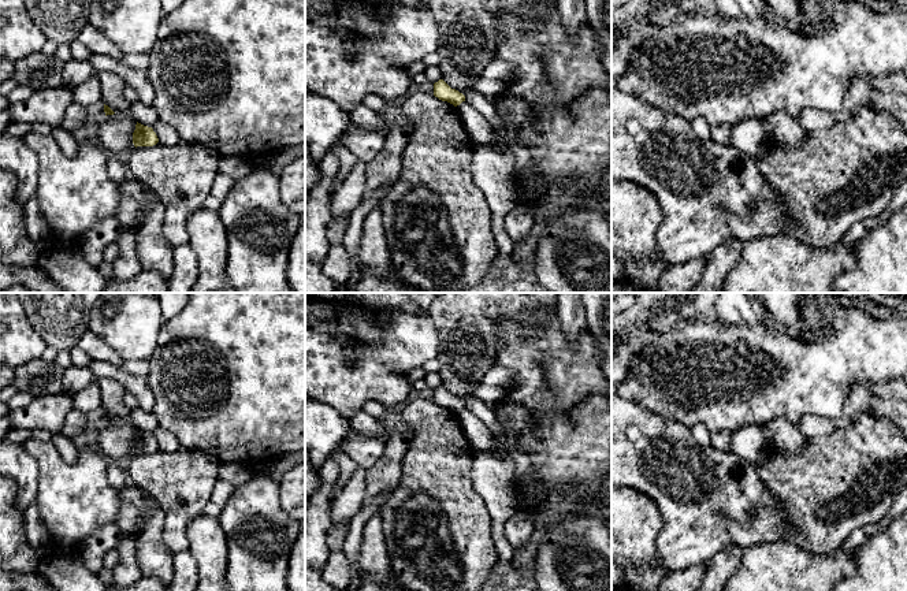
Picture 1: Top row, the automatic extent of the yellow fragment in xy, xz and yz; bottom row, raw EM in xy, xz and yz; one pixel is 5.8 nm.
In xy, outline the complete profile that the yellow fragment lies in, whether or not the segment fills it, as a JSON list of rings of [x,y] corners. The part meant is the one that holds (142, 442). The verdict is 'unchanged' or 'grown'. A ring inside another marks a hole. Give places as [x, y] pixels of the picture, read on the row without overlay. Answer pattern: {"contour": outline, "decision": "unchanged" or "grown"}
{"contour": [[[137,428],[135,436],[133,439],[134,453],[153,453],[159,449],[159,445],[152,434],[144,432]]], "decision": "unchanged"}

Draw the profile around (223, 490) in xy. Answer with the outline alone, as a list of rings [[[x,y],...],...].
[[[218,480],[216,486],[212,490],[211,501],[223,508],[231,498],[234,490],[235,487],[231,483],[226,480]]]

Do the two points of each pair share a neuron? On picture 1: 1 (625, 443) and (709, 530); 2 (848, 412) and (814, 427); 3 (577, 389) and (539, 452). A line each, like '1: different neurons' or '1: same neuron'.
1: same neuron
2: same neuron
3: same neuron

